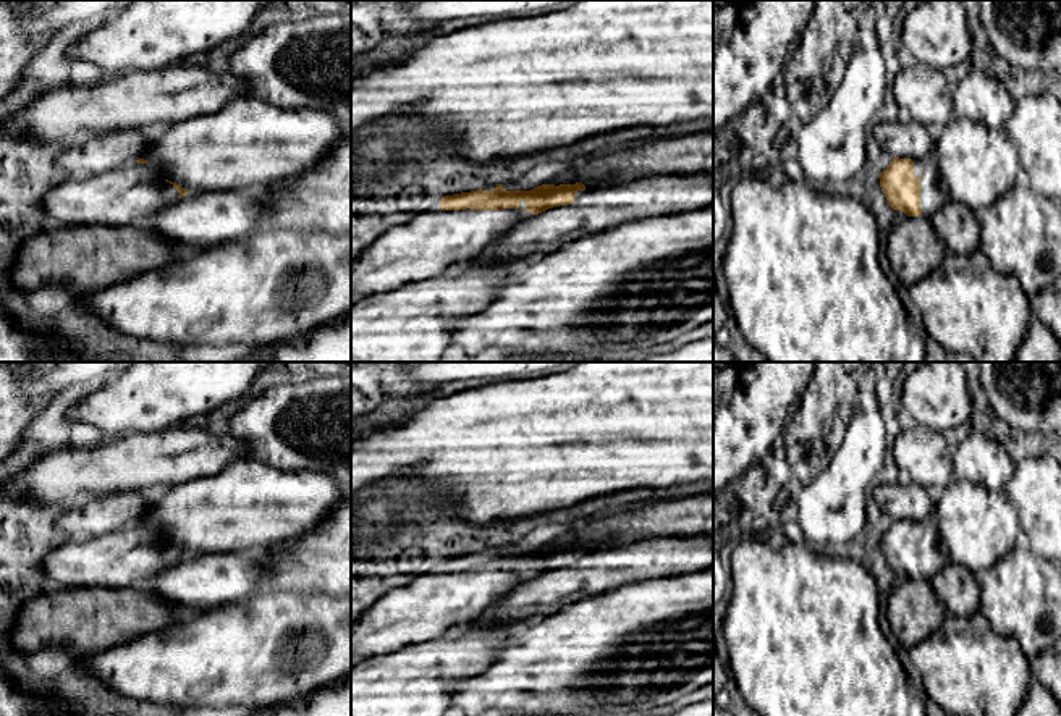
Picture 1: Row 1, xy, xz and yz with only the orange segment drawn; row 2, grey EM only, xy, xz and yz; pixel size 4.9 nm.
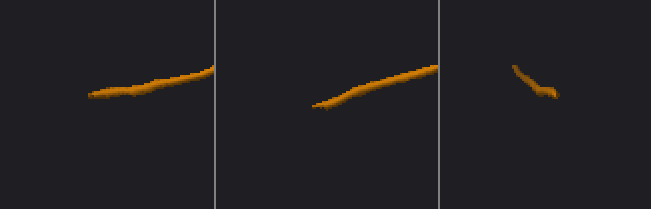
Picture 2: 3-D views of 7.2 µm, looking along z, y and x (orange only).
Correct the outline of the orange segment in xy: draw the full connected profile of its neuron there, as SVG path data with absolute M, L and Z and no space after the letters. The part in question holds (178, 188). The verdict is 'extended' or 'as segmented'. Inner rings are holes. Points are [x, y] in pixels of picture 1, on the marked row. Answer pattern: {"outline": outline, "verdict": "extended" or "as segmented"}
{"outline": "M137 158L91 178L63 178L44 196L42 210L61 225L144 228L155 212L186 194Z", "verdict": "extended"}

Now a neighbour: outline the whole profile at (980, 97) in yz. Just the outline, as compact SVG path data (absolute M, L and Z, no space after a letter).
M972 69L953 89L953 118L1004 131L1016 99L991 71Z

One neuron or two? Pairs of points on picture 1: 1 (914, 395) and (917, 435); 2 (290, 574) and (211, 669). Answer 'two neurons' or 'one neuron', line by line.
1: two neurons
2: two neurons

